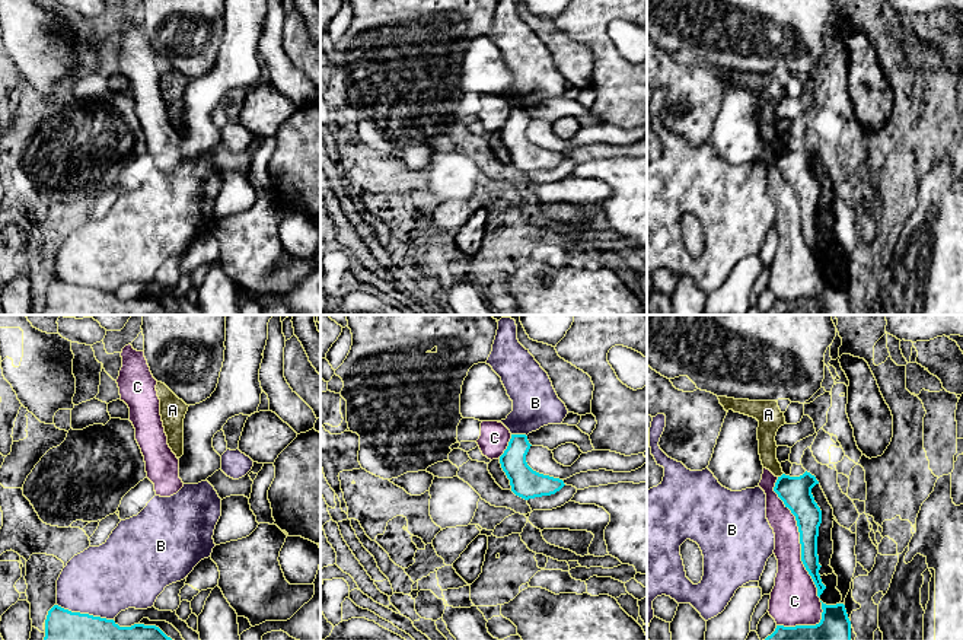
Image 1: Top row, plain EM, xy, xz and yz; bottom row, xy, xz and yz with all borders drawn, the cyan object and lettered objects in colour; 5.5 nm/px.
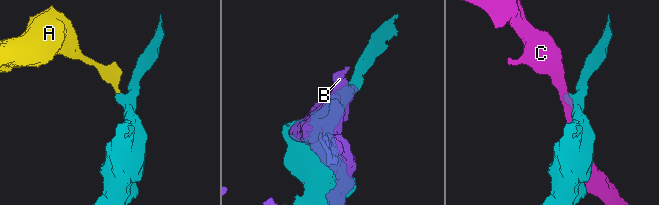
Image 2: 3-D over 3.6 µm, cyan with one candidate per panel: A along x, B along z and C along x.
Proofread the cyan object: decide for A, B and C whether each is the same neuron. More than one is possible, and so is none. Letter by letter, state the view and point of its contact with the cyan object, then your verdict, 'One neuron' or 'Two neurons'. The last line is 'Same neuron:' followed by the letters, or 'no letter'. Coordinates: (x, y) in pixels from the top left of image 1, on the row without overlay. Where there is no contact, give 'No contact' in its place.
A: Touches cyan at yz (781, 149). Two neurons
B: Touches cyan at xy (85, 287). Two neurons
C: Touches cyan at yz (800, 212). Two neurons
Same neuron: no letter

